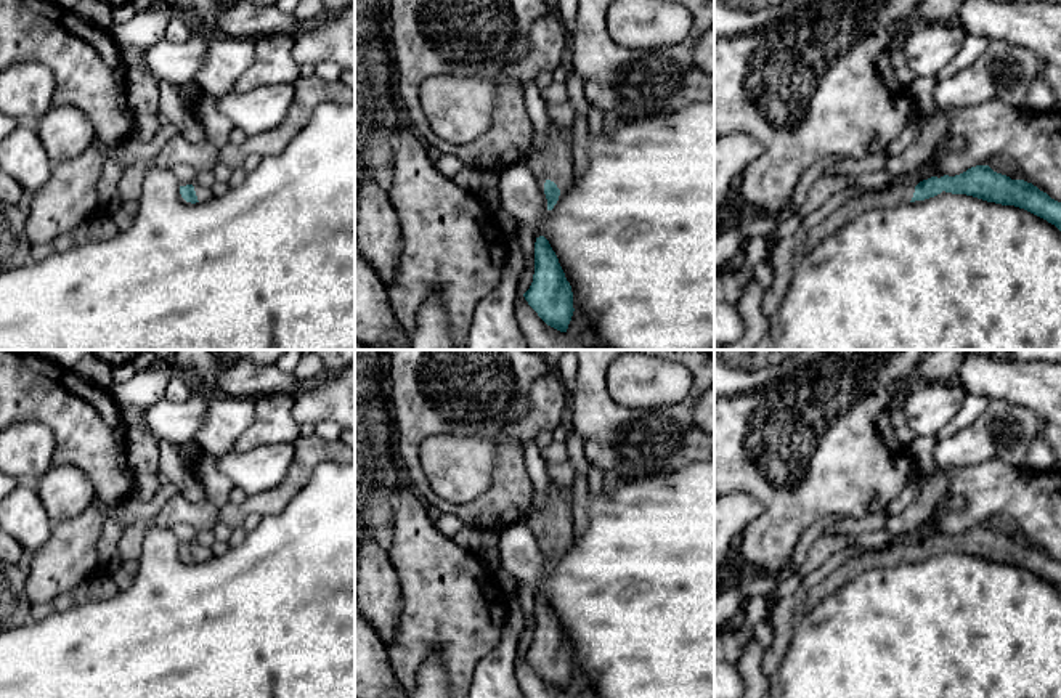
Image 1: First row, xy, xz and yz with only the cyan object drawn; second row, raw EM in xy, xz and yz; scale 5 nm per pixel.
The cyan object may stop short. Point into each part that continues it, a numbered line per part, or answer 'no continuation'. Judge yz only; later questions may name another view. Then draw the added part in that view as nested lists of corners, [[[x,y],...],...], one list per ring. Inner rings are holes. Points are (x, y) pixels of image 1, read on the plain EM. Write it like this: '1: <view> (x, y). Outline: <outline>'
1: yz (891, 557). Outline: [[[896,546],[881,552],[868,552],[848,560],[835,573],[831,573],[828,578],[825,578],[822,582],[819,582],[809,590],[804,608],[812,610],[822,600],[835,594],[838,589],[851,582],[864,571],[892,568],[900,563],[910,562],[913,552],[915,552],[913,546],[909,547]]]

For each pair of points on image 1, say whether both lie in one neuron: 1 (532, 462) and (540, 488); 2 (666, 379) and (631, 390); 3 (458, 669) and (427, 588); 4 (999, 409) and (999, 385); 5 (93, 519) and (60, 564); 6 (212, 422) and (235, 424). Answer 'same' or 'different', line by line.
1: same
2: same
3: same
4: different
5: same
6: same

